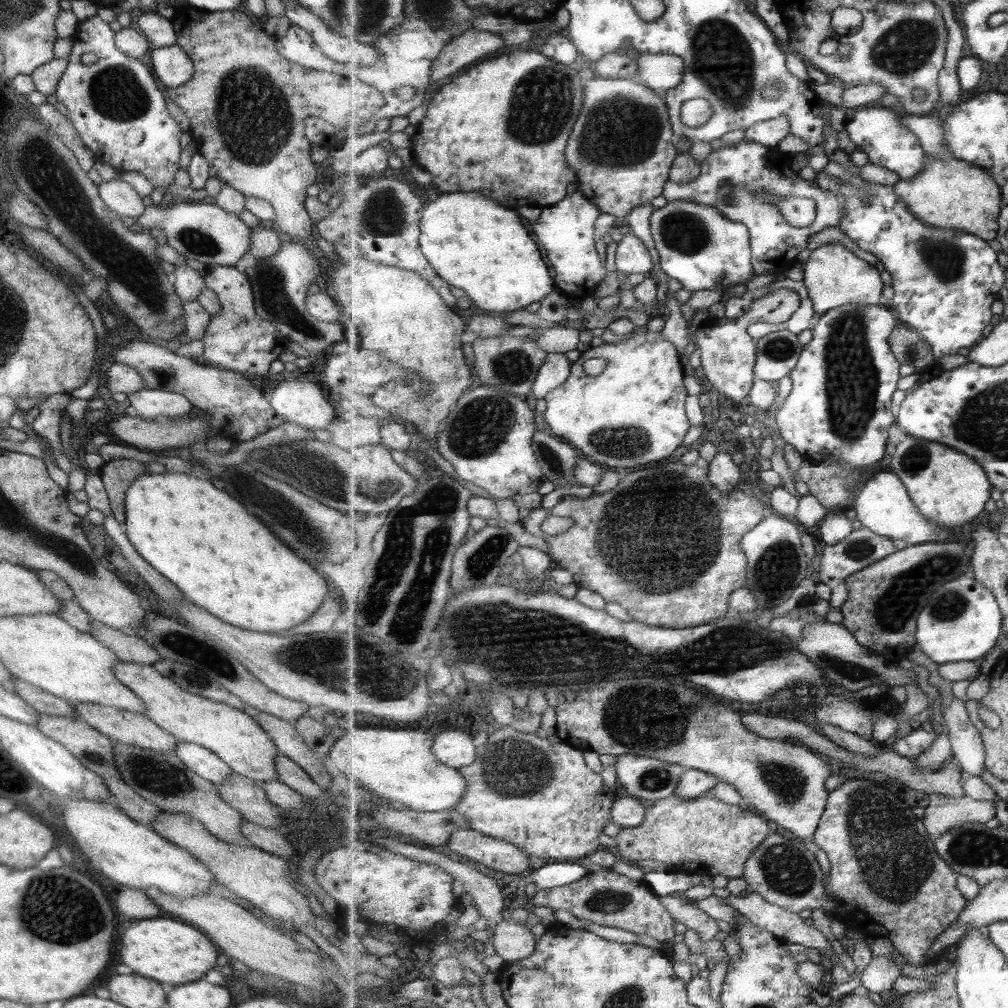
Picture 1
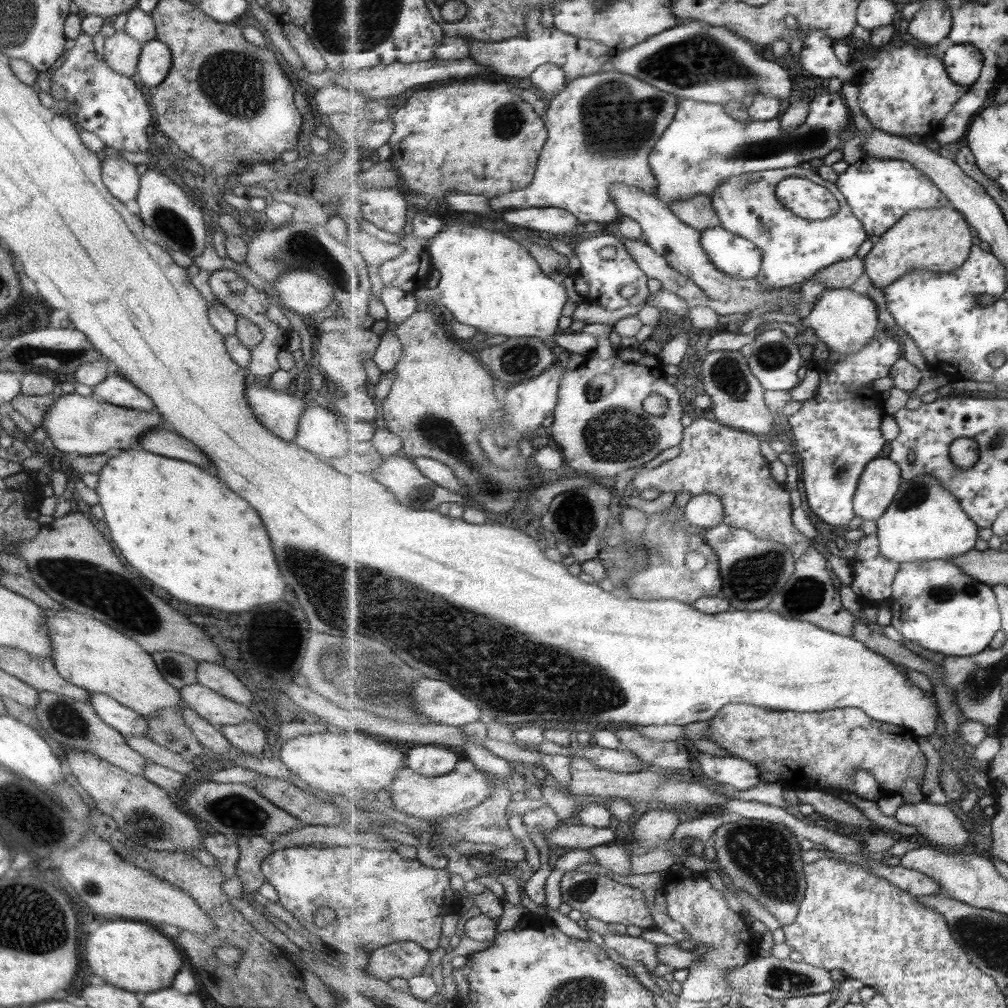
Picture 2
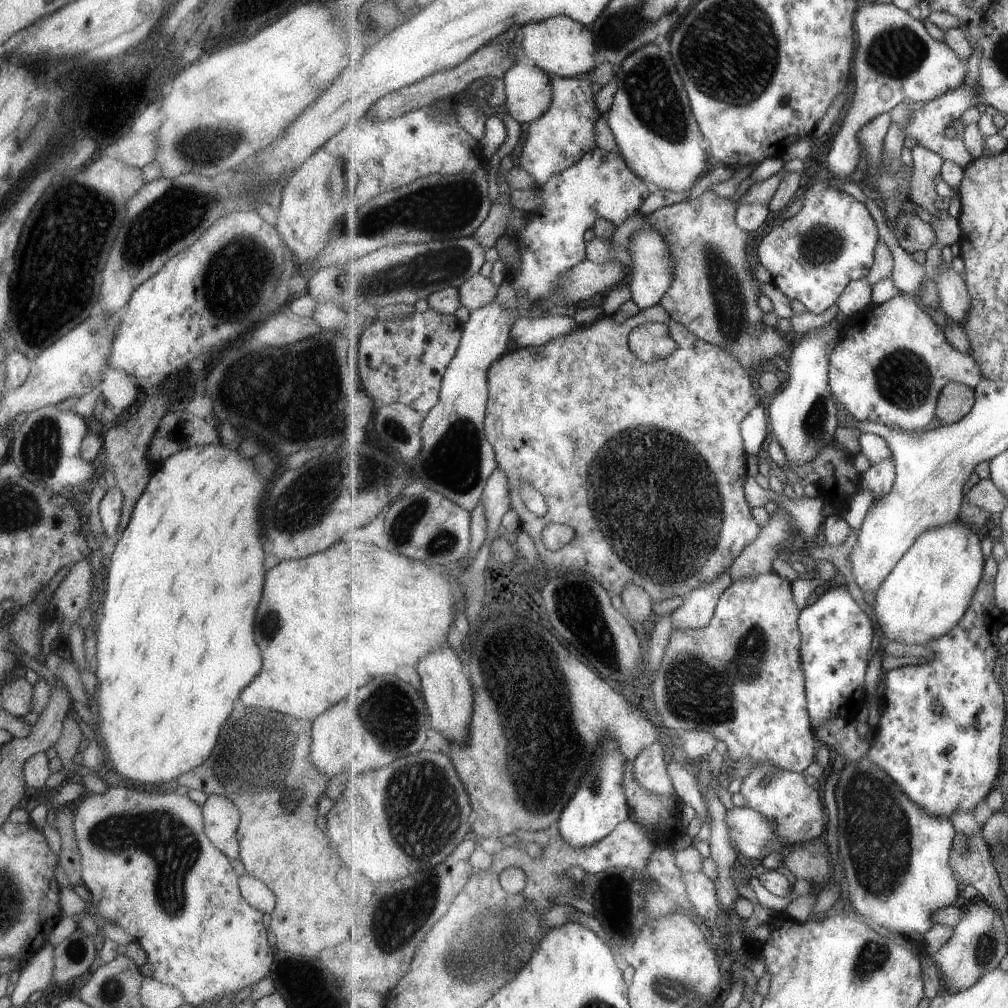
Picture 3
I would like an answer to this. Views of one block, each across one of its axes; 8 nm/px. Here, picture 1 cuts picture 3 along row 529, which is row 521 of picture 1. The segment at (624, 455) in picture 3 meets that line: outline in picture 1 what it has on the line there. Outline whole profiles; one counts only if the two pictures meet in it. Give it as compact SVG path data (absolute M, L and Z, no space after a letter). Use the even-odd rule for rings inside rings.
M676 458L670 459L669 464L663 466L655 466L655 468L645 468L639 472L629 474L617 488L609 490L604 494L593 493L586 499L578 499L576 497L565 497L558 502L552 509L539 507L531 511L524 519L524 528L533 536L538 536L546 540L544 546L546 551L550 553L554 564L571 572L574 583L578 588L588 588L601 594L607 602L619 602L621 606L625 606L629 610L629 614L633 618L637 618L639 622L651 624L651 626L659 626L659 628L695 628L704 624L712 623L714 620L727 616L729 610L729 600L731 593L738 588L747 587L747 555L743 551L742 540L747 532L751 532L761 523L762 520L770 514L768 508L758 500L757 496L748 496L743 490L733 489L730 494L724 494L721 489L715 487L710 479L710 462L703 458L698 458L693 464L683 464ZM547 516L563 516L563 518L571 518L573 525L561 535L547 535L543 532L543 522Z

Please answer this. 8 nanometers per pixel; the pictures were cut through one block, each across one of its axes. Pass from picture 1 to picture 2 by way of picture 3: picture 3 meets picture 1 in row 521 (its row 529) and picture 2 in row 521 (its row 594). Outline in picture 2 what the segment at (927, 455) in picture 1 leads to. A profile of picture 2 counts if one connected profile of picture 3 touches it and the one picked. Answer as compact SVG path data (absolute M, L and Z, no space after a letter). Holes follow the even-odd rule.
M922 474L913 480L903 479L898 495L895 495L886 514L876 524L880 553L885 558L900 564L916 560L951 561L973 550L979 540L978 524L967 514L958 497L947 491L934 476L929 474Z

